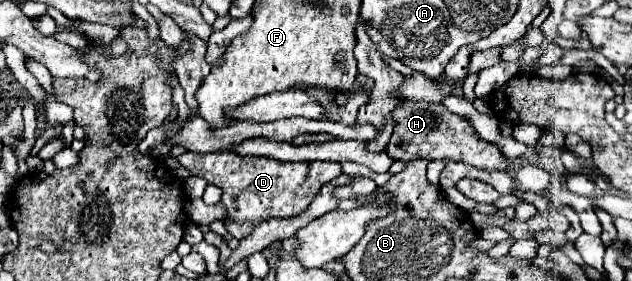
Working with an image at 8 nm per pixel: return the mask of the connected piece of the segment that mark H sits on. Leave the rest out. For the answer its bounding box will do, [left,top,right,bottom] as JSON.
[387,100,517,172]

